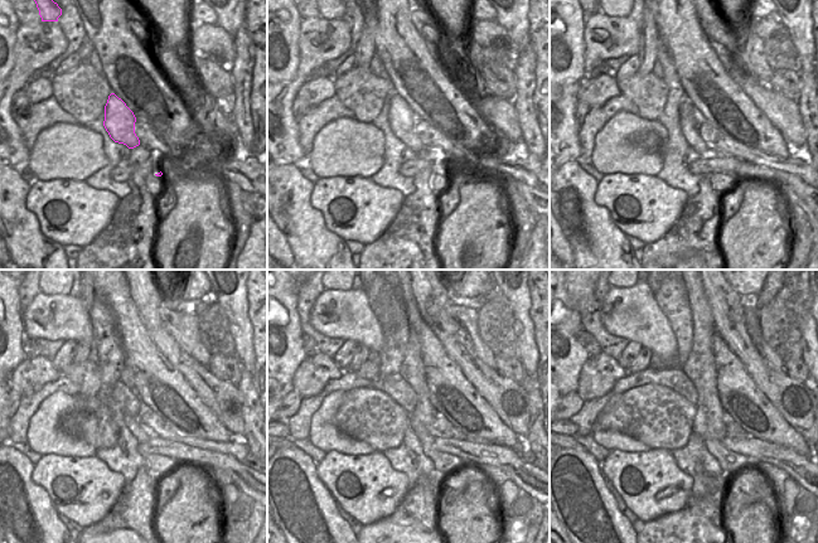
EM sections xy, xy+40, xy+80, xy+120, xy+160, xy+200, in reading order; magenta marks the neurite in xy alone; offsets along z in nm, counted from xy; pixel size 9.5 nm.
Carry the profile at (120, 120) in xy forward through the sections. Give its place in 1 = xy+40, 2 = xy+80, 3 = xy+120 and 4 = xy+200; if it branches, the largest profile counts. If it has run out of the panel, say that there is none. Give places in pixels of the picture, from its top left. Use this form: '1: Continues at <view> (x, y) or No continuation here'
1: Continues at xy+40 (401, 122)
2: Continues at xy+80 (686, 108)
3: Continues at xy+120 (131, 422)
4: Continues at xy+200 (715, 447).

